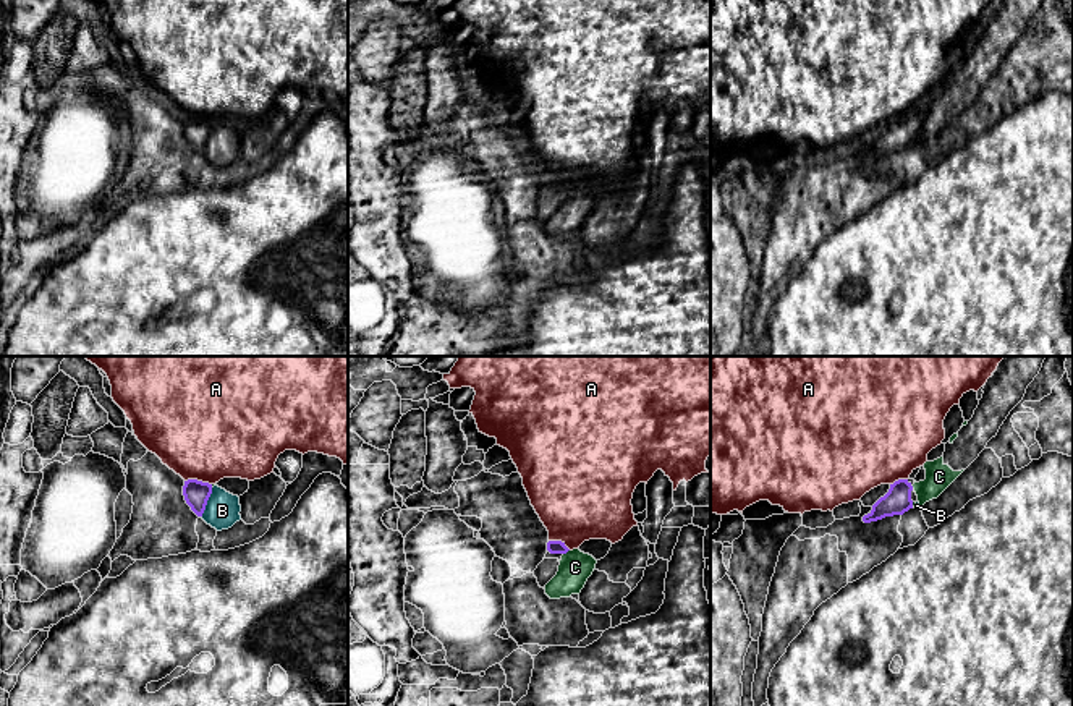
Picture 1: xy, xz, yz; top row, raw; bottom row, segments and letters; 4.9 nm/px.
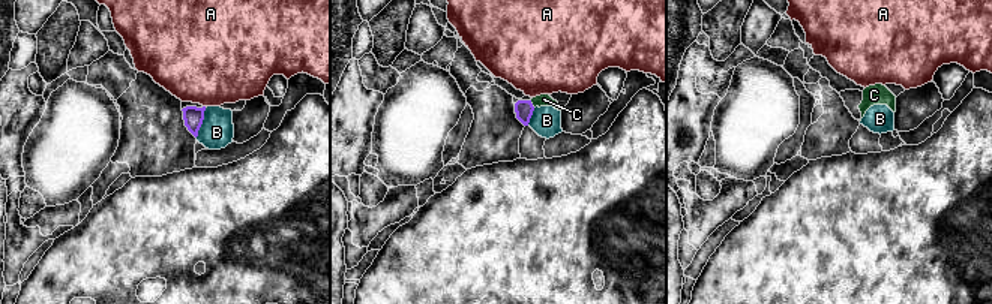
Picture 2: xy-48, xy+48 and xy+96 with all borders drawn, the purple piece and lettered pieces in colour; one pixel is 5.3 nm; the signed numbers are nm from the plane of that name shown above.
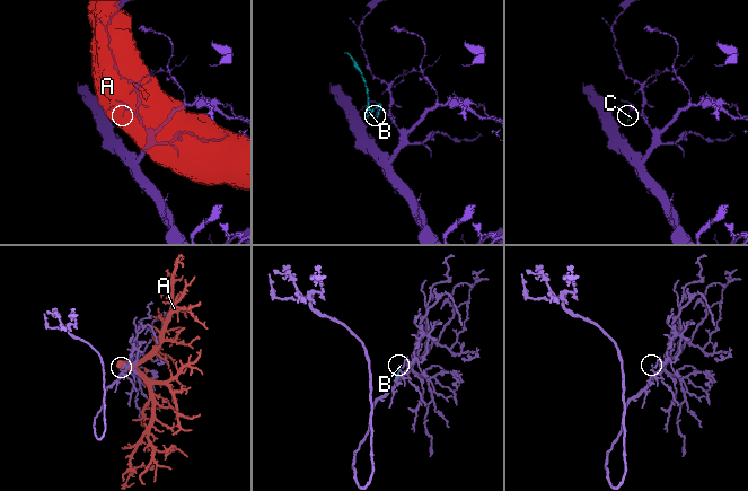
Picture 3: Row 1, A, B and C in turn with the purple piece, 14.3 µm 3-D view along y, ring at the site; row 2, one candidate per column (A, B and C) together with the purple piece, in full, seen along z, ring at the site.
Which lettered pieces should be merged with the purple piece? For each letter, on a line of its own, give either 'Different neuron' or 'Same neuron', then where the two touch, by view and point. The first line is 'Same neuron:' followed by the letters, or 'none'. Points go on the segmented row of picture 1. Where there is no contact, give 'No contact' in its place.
Same neuron: none
A: Different neuron. Touches purple at xy (196, 480)
B: Different neuron. Touches purple at xy (206, 502)
C: Different neuron. Touches purple at xz (565, 552)

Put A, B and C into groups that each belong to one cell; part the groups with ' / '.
A / B C

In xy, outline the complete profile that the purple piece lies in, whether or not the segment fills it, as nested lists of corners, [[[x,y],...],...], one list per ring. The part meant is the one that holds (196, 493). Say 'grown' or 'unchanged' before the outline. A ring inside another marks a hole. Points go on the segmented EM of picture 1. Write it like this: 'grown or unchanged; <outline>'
unchanged; [[[197,479],[184,481],[183,486],[184,500],[197,517],[202,517],[210,494],[212,484]]]

